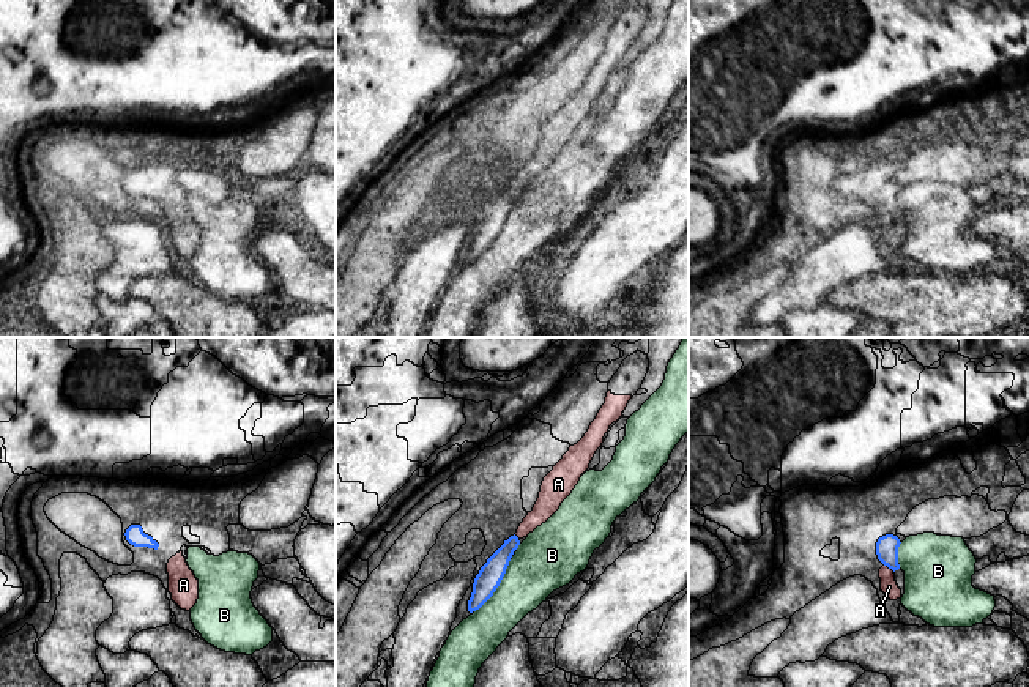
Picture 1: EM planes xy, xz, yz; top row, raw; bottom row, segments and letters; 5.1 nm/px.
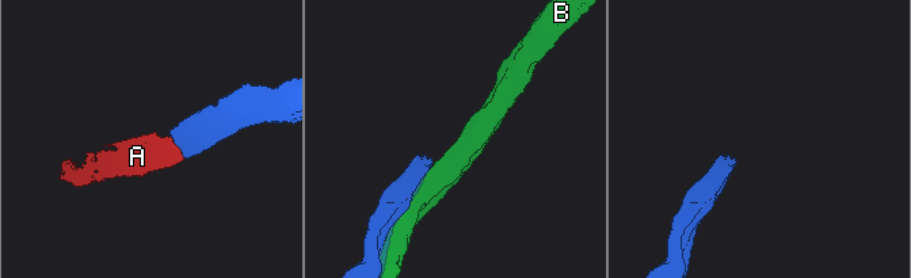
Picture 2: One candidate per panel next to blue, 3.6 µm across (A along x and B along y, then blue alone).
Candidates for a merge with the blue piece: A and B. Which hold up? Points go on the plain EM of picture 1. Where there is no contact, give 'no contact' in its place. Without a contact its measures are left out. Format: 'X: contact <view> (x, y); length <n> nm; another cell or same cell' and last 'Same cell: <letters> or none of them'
A: contact yz (889, 215); length 70 nm; same cell
B: contact xz (498, 232); length 320 nm; another cell
Same cell: A

